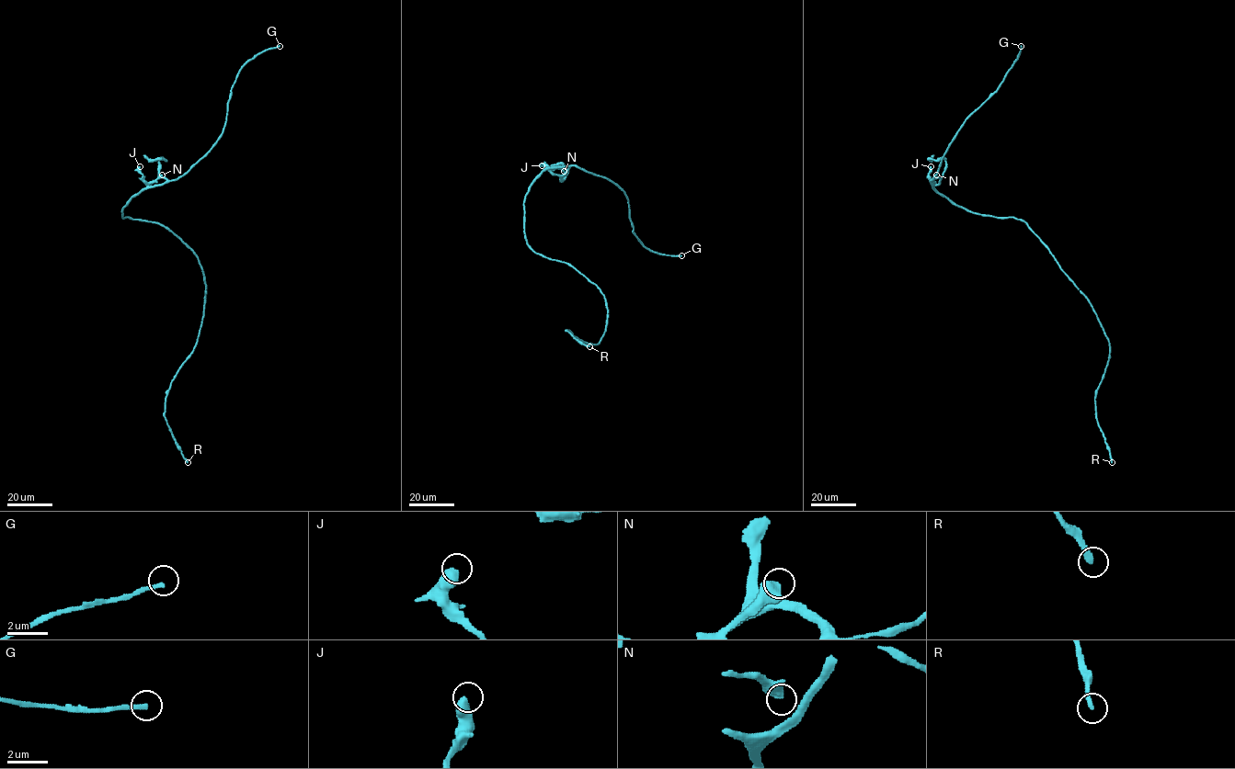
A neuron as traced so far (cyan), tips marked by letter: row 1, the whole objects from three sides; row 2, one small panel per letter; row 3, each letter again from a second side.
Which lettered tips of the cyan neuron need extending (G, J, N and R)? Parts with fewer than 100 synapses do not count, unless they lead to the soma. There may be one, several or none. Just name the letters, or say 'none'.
G

